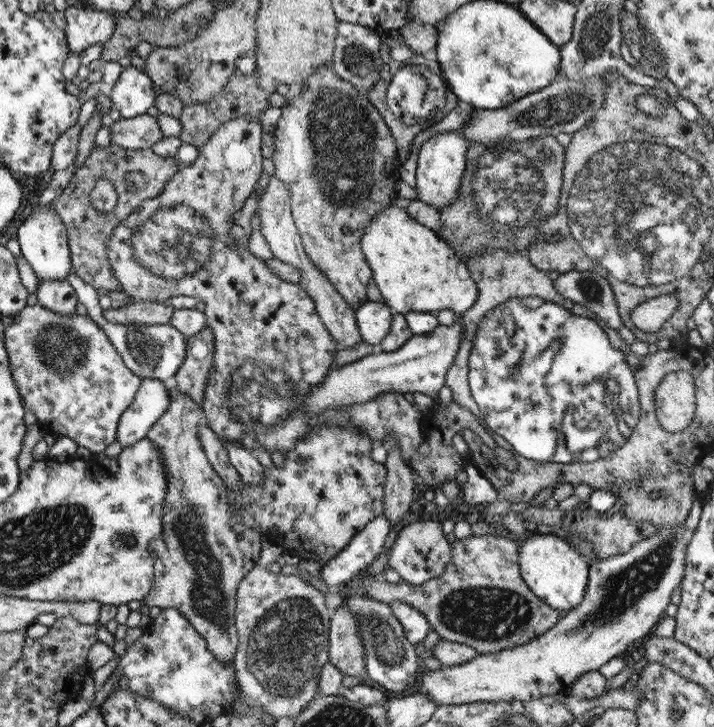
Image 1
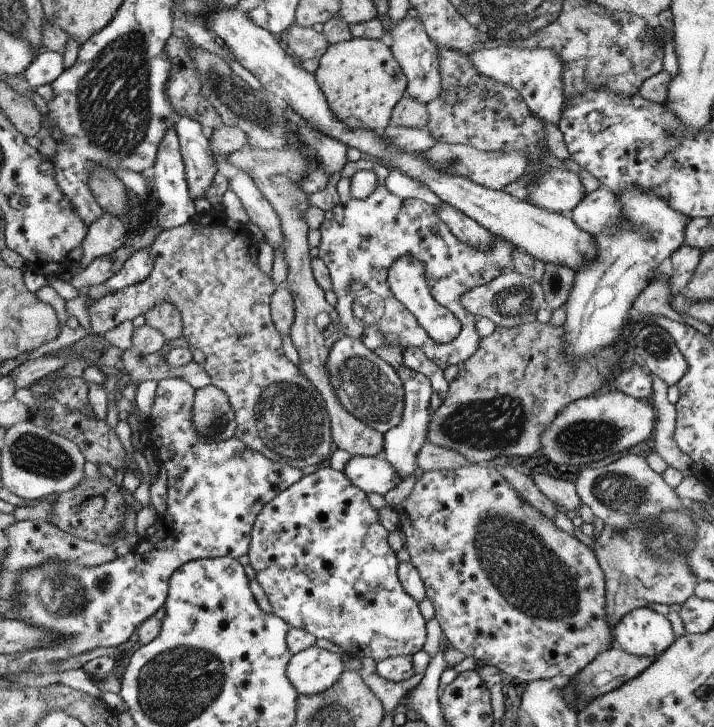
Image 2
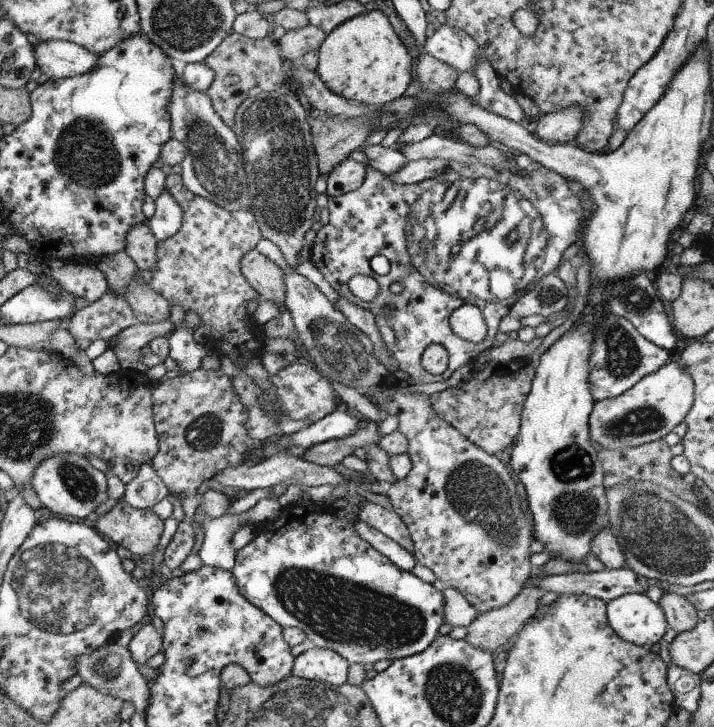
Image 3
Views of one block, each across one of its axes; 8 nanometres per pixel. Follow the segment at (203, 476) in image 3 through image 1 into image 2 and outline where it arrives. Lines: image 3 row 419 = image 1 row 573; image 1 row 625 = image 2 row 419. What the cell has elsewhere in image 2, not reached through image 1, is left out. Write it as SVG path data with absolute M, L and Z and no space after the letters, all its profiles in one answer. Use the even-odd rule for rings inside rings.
M215 385L195 390L191 424L207 442L221 442L235 437L235 413L228 396Z

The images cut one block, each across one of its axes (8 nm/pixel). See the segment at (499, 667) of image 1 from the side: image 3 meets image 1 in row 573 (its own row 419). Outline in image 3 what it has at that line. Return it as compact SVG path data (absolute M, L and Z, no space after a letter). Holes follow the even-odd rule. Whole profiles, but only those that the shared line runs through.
M678 357L672 360L657 372L641 378L620 397L595 402L589 417L589 434L597 447L613 450L638 447L663 439L681 422L685 422L695 400L695 385L691 375L679 364Z

